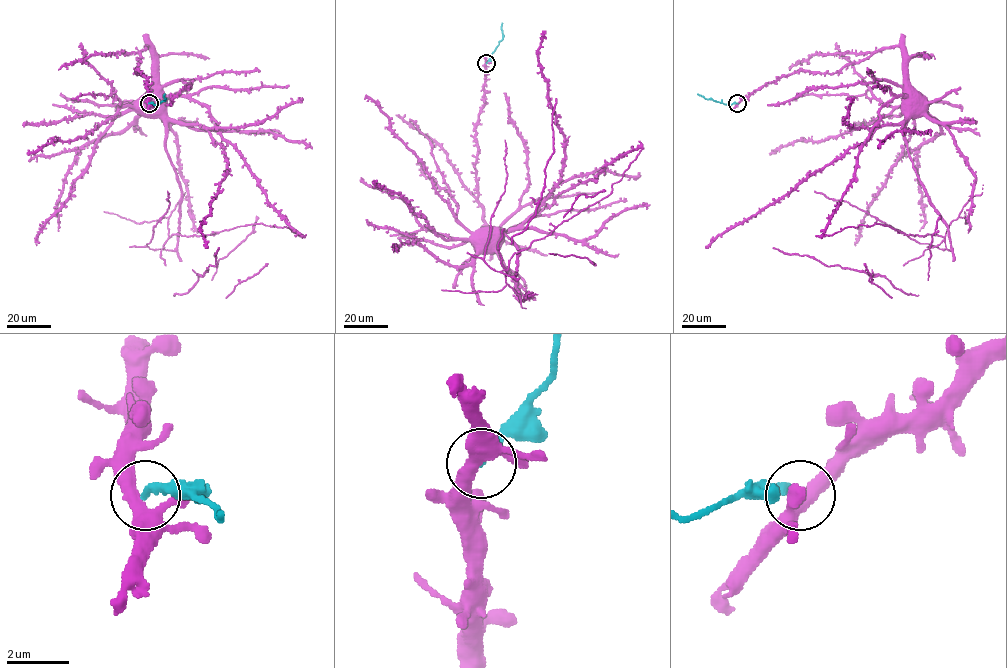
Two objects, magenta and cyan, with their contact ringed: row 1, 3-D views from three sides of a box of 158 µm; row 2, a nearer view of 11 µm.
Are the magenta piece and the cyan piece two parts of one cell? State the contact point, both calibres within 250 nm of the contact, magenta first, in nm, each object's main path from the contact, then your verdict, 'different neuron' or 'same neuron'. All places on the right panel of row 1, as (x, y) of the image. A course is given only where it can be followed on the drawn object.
at (737, 103); 360 nm thick on the magenta side, 240 nm on the other; magenta runs (737, 104), (783, 76), (801, 70), (838, 72), (882, 48), (896, 46), (905, 57), (912, 102); cyan runs (737, 103), (726, 105), (697, 94); different neuron

